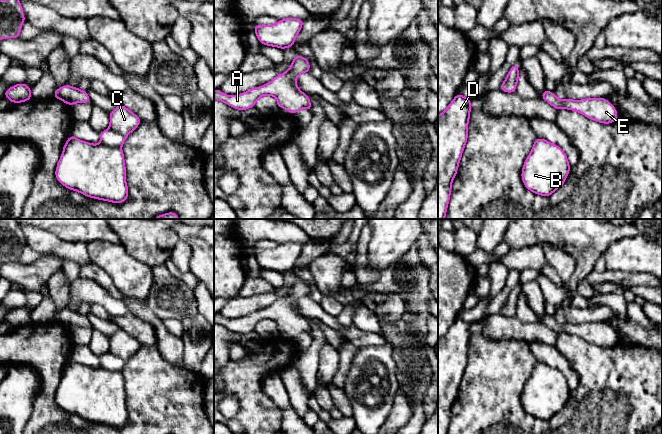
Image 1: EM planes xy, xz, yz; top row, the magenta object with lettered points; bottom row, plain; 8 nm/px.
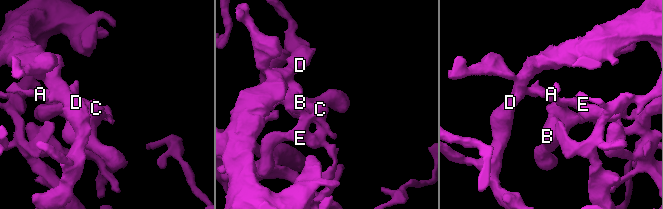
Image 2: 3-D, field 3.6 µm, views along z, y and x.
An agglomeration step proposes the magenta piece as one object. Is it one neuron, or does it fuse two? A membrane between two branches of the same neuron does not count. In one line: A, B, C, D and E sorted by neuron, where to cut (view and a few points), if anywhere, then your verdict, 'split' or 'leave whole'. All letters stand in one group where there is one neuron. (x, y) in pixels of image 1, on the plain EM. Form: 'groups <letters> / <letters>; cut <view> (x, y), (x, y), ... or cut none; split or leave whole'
groups A B C D E; cut none; leave whole

